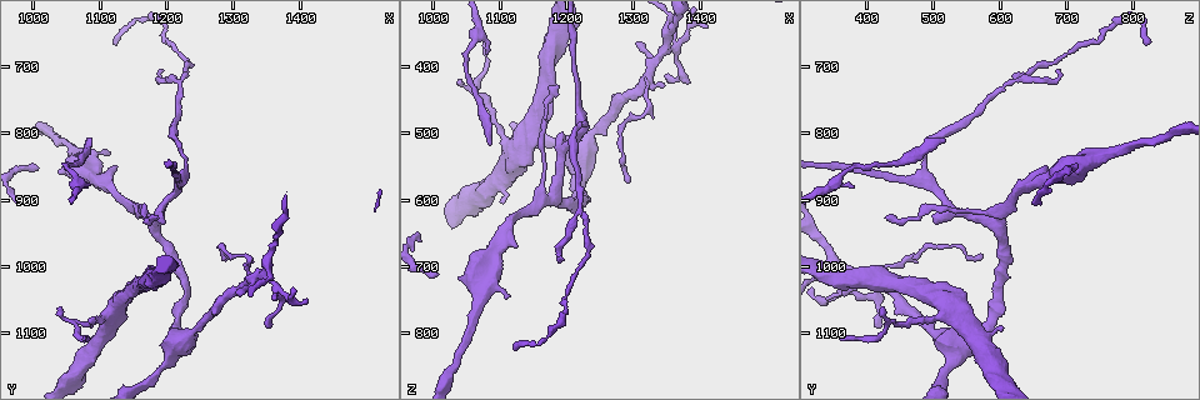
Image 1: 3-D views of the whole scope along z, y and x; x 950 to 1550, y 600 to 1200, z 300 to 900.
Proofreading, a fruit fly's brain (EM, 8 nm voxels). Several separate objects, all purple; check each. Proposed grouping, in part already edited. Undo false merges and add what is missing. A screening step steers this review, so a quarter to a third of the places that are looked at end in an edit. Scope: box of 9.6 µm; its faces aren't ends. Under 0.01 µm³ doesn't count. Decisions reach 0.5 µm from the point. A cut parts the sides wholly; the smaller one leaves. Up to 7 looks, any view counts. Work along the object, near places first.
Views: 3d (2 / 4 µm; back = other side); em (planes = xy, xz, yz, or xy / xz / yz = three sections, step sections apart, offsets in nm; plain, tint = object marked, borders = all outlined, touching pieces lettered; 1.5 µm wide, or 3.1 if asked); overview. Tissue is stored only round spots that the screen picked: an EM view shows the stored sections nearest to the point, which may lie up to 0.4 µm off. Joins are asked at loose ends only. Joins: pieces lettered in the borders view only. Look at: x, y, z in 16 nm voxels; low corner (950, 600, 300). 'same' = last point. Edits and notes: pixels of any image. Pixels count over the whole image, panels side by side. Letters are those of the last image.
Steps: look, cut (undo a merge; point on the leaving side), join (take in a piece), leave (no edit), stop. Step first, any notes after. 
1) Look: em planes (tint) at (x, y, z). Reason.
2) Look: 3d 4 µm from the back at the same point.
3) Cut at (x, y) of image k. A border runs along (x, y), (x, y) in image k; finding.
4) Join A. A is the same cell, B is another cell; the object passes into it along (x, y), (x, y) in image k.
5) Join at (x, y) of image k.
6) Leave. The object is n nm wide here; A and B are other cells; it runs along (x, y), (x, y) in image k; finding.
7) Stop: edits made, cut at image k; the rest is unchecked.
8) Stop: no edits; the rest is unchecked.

Look: em planes (borders) at (1010, 855, 710). An open end.

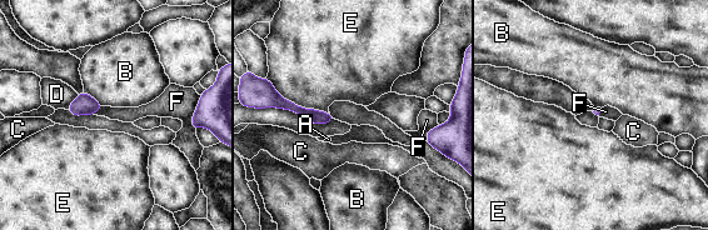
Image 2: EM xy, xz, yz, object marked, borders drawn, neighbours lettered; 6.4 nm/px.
Leave. A, B, C, D, E and F are other cells; a border runs along (198, 101), (192, 118), (195, 130) in image 2; none of them fits.

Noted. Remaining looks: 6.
Look: em planes (plain) at (1040, 1065, 420). Tapers out.

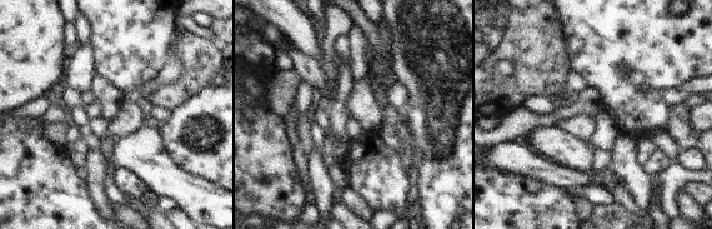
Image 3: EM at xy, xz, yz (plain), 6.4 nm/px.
Look: em planes (borders) at the same point. What lies round it.

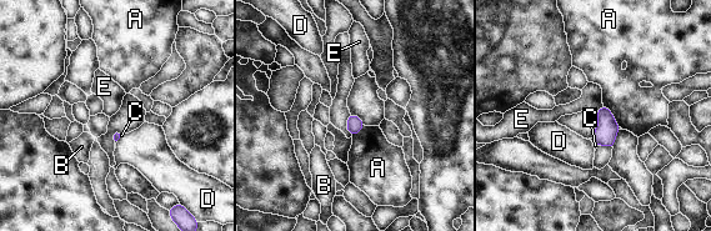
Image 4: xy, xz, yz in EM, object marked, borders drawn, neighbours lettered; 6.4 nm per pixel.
Leave. A, B, C, D and E are other cells; no lettered piece goes on from it.

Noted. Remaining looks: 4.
Look: em planes (borders) at (1360, 1045, 335). An open end.

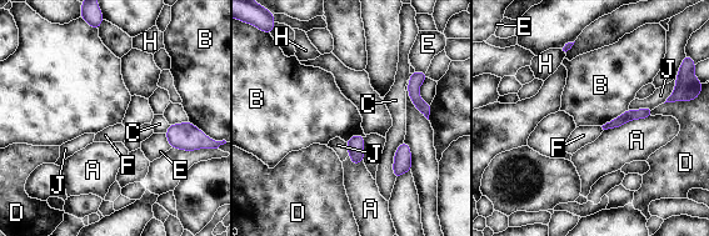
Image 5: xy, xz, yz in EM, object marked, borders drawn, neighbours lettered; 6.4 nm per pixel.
Leave. A, B, C, D, E, F, H and J are other cells; no lettered piece goes on from it.

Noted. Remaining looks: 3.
Stop: no edits; the rest is unchecked.

